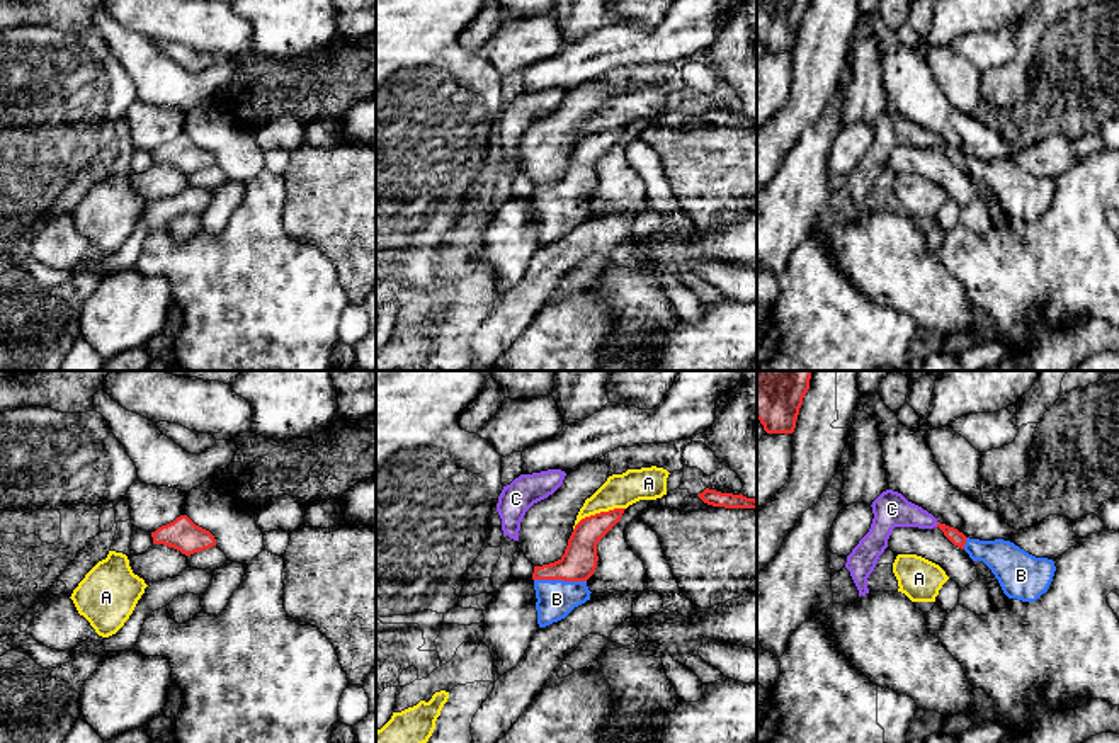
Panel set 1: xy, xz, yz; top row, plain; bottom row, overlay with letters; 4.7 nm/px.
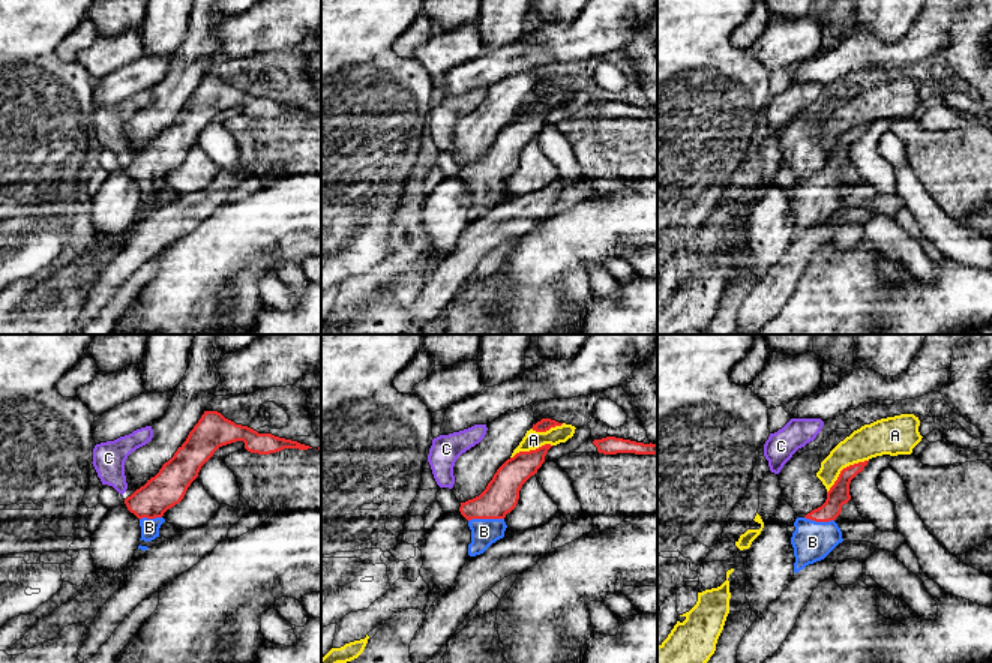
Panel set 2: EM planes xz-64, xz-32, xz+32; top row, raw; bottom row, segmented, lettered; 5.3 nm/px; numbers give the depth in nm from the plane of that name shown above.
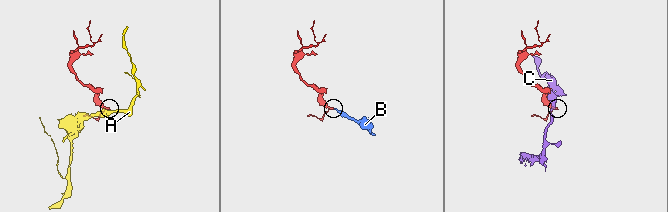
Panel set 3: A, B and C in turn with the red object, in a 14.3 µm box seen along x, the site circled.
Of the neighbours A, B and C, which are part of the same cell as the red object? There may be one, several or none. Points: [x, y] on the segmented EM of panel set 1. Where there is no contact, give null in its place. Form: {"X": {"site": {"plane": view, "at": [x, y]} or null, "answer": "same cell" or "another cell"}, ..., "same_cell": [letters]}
{"A": {"site": {"plane": "xz", "at": [597, 514]}, "answer": "another cell"}, "B": {"site": {"plane": "xz", "at": [560, 578]}, "answer": "same cell"}, "C": {"site": {"plane": "yz", "at": [937, 524]}, "answer": "another cell"}, "same_cell": ["B"]}

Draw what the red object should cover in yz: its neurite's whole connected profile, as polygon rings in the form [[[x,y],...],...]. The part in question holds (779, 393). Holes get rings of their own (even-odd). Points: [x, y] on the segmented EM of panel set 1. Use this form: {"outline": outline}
{"outline": [[[757,371],[757,420],[767,434],[792,434],[811,371]]]}

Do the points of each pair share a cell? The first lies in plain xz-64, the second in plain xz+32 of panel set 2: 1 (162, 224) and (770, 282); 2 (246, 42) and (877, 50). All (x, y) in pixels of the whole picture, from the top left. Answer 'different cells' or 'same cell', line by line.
1: same cell
2: same cell

